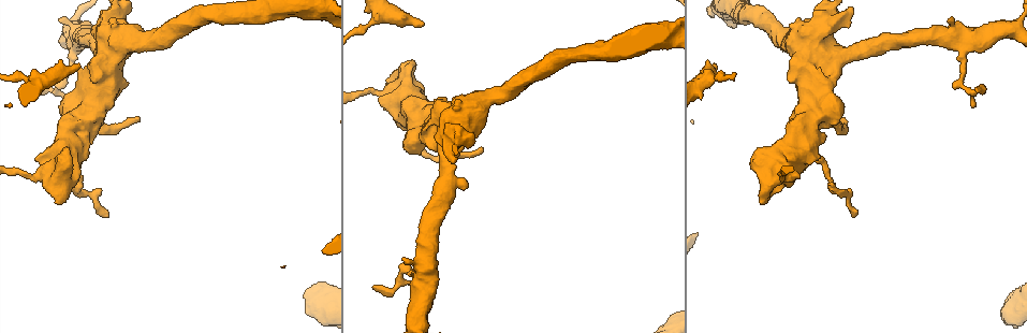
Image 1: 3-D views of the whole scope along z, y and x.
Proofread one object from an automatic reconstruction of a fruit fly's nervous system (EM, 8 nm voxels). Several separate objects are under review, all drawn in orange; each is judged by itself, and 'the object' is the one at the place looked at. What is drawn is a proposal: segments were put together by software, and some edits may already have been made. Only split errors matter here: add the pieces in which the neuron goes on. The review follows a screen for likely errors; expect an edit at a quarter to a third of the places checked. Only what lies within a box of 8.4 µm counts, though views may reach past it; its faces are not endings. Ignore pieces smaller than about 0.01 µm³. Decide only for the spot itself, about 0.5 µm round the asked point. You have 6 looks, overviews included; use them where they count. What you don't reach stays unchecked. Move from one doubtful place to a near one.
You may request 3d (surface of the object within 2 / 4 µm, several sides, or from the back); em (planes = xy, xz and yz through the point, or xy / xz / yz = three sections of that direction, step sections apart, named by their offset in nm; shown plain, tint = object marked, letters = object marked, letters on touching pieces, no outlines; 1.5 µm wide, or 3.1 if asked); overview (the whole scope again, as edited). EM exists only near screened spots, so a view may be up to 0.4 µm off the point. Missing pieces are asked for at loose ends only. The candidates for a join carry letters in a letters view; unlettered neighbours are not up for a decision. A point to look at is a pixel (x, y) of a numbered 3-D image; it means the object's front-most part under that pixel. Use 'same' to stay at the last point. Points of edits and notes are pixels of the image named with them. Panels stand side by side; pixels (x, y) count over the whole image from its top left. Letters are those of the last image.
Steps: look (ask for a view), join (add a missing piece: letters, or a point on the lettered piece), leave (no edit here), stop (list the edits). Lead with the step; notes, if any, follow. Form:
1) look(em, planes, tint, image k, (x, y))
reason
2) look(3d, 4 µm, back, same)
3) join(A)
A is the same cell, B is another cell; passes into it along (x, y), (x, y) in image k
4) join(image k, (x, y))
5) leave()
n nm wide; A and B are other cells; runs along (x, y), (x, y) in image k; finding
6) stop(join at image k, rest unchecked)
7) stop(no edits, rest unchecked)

look(em, planes, tint, image 1, (483, 149))
an open end

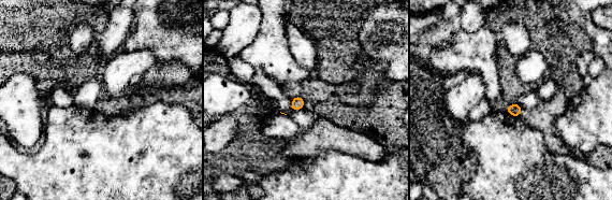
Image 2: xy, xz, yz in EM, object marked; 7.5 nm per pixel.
look(em, planes, letters, same)

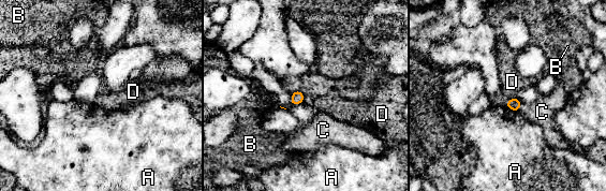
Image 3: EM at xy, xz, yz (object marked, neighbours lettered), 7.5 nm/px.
leave()
D touches over 120 nm; A, B, C and D are other cells; border along (517, 98), (511, 98), (505, 106) in image 3; no lettered piece goes on from it

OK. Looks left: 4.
look(em, planes, letters, image 1, (375, 286))
free end

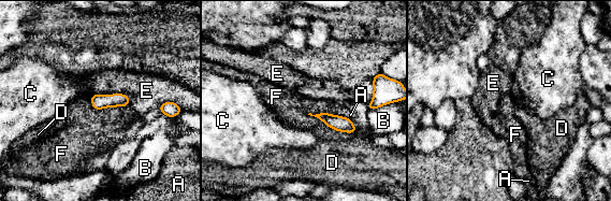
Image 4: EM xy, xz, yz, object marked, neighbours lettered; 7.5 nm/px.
leave()
A, B, C, D, E and F are other cells; border along (91, 95), (125, 94), (130, 101) in image 4; no lettered piece goes on from it

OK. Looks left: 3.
look(3d, 4 µm, image 1, (78, 65))
free end

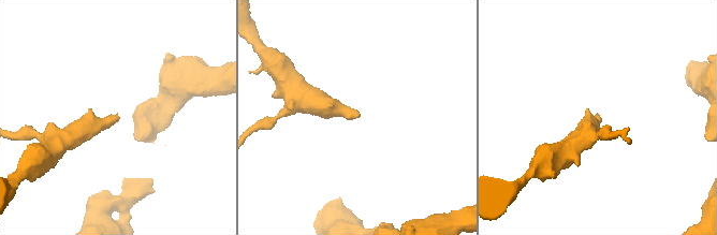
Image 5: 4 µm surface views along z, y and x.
look(em, xy, step 8, letters, image 5, (358, 117))

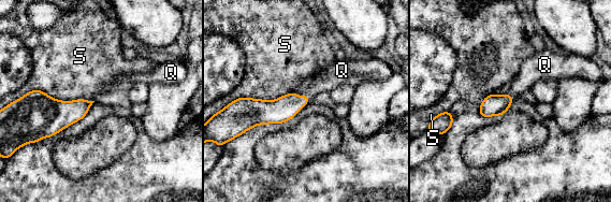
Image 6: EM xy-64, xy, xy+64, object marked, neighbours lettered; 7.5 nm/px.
look(em, planes, letters, same)

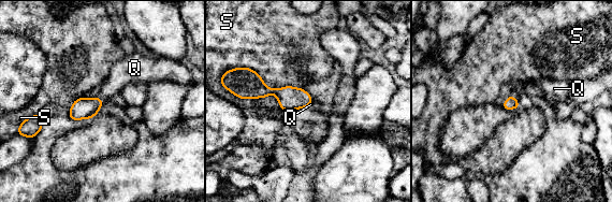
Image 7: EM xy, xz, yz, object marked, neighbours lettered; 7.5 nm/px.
join(Q)
Q is the same cell, S is another cell; passes into it along (83, 107), (100, 100), (121, 74) in image 7; the neuron continues

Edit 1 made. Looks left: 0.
stop(join at image 7, rest unchecked)

